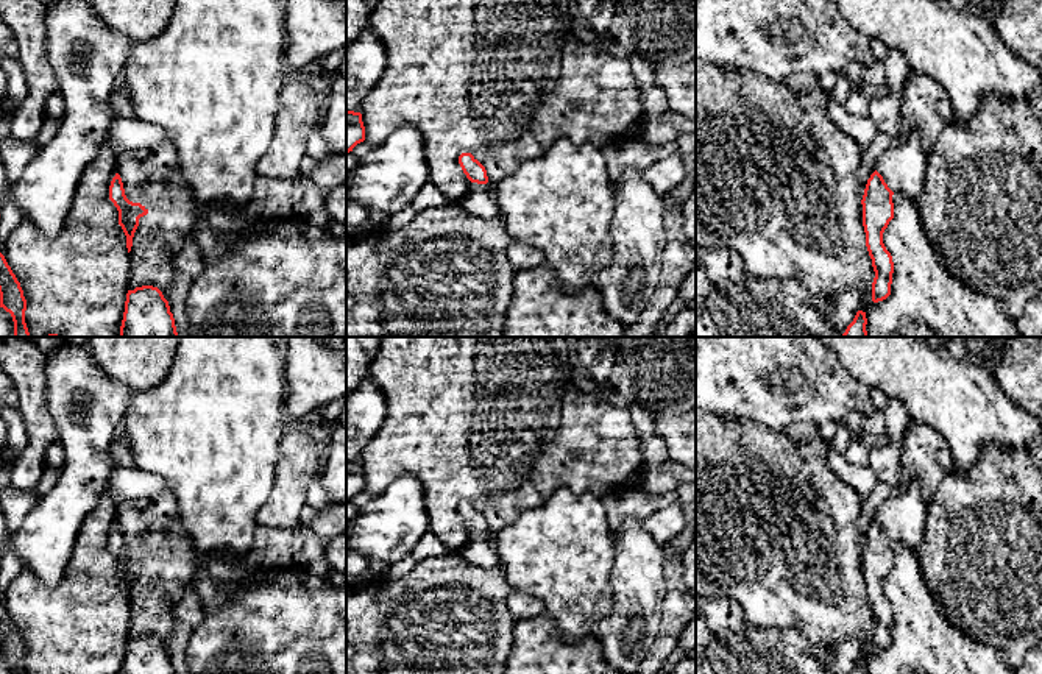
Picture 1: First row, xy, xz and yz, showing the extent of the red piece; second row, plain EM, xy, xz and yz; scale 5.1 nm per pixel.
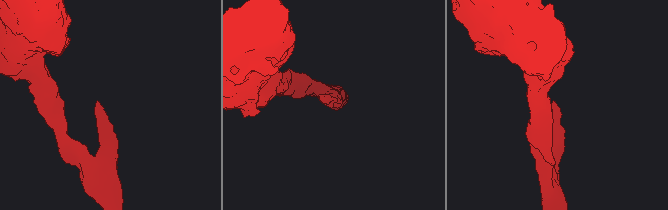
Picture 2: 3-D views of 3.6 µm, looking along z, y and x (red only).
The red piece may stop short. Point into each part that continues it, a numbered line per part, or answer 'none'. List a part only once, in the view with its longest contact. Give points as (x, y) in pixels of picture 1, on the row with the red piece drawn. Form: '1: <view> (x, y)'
1: yz (902, 166)

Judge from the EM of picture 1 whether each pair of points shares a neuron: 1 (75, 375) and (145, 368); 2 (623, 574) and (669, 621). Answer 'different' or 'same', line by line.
1: different
2: different

